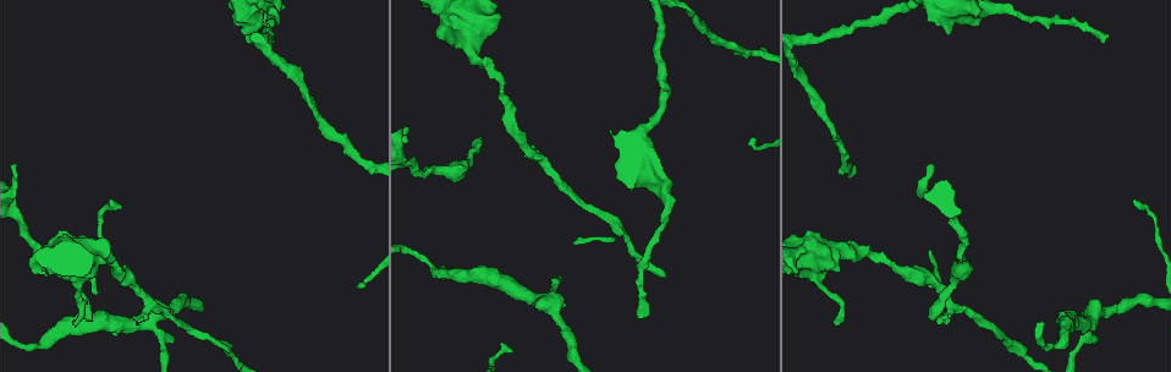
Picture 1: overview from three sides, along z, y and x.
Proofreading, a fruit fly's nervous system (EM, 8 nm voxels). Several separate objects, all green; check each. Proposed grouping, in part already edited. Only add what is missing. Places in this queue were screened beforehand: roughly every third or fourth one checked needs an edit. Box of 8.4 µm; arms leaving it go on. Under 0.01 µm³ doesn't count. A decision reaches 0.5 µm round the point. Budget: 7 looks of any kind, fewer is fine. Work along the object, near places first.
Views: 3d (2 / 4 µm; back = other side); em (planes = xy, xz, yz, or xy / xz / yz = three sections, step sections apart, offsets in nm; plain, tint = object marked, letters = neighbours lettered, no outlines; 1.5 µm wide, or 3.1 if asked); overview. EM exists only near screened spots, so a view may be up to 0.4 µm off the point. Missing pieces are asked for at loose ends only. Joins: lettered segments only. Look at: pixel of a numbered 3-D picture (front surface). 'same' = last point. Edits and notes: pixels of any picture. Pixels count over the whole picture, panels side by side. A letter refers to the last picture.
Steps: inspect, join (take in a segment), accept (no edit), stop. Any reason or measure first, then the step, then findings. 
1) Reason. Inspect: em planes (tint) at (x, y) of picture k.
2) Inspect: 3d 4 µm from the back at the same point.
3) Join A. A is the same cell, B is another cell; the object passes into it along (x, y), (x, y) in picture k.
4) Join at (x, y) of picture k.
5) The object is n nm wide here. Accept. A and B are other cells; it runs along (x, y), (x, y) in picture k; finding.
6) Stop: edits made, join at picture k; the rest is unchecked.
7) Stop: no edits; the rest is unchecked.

Long arm stops here. Inspect: em xy step 4 (letters) at (1104, 33) of picture 1.

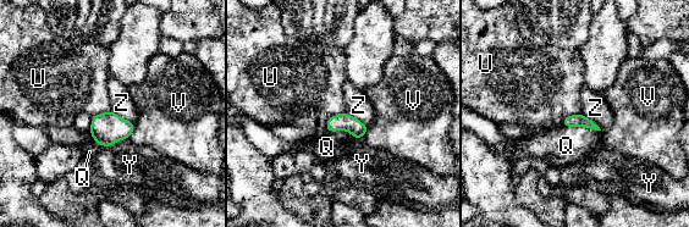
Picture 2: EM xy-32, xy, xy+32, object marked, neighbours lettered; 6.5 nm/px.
Inspect: em xz step 4 (letters) at the same point.

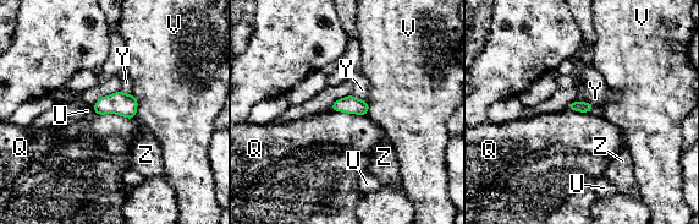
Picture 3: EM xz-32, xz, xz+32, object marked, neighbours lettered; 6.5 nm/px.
The object is 120 nm wide here. Accept. Q, U, V, Y and Z are other cells; a border runs along (92, 108), (94, 113) in picture 3; no lettered segment goes on from it.

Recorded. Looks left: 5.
Long arm stops here. Inspect: em xz step 8 (letters) at (928, 315) of picture 1.

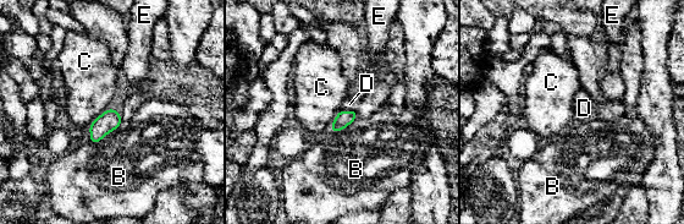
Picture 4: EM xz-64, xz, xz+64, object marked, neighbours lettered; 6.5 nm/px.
Another direction. Inspect: em planes (letters) at the same point.

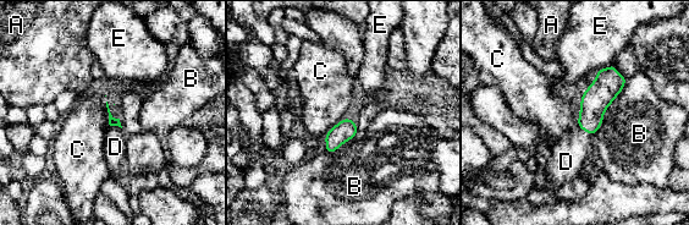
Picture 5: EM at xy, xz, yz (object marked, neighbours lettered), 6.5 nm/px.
The longest contact is with B, 440 nm. Join D. D is the same cell, A, B, C and E are other cells; the object passes into it along (599, 95), (584, 130), (566, 162) in picture 5; the cell continues.

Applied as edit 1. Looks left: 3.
Free end. Inspect: em planes (letters) at (835, 323) of picture 1.

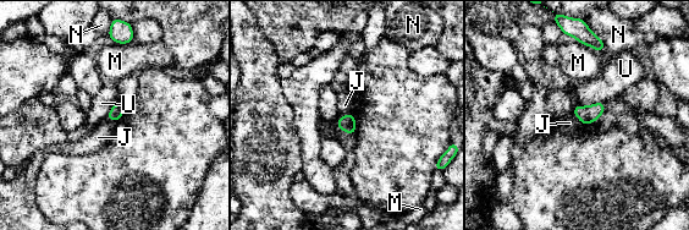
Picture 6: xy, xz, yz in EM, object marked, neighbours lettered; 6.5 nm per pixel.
Accept. J, M, N and U are other cells; a border runs along (572, 111), (583, 124) in picture 6; none of them fits.

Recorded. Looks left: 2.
Stop: edits made, join at picture 5; the rest is unchecked.

